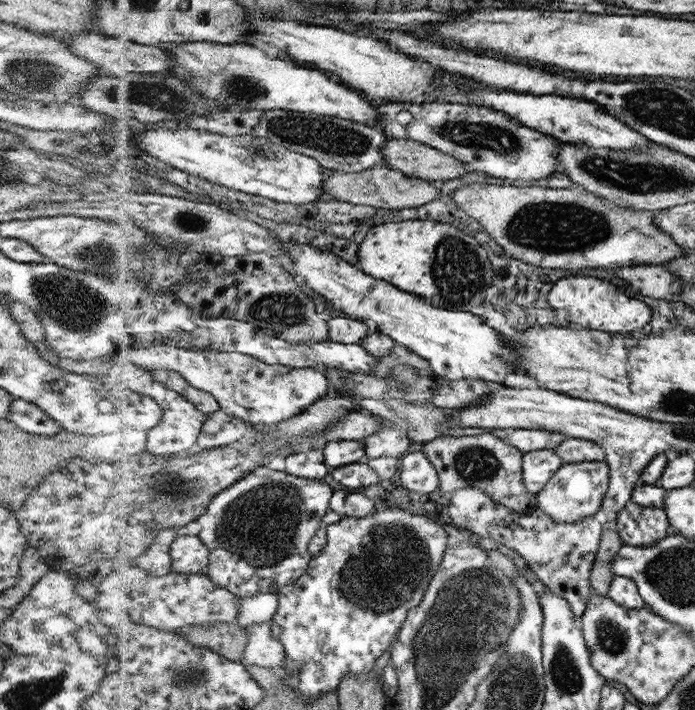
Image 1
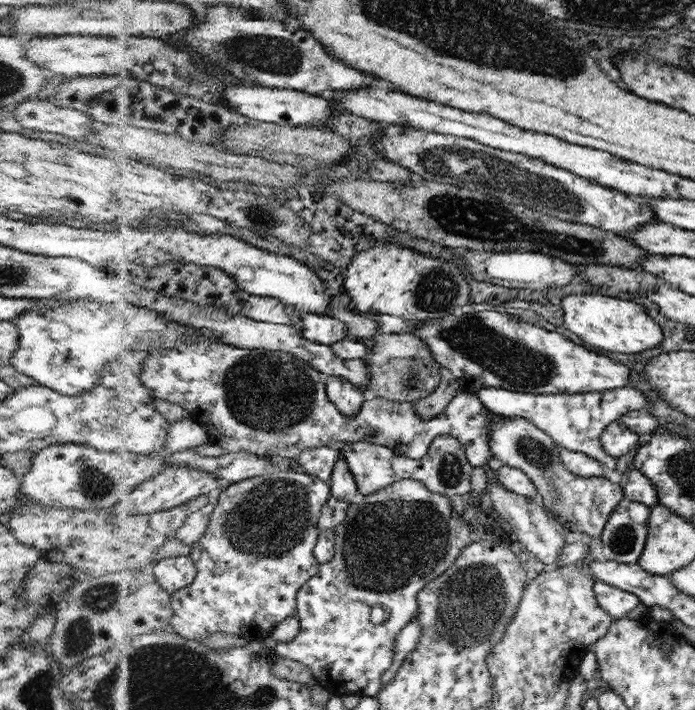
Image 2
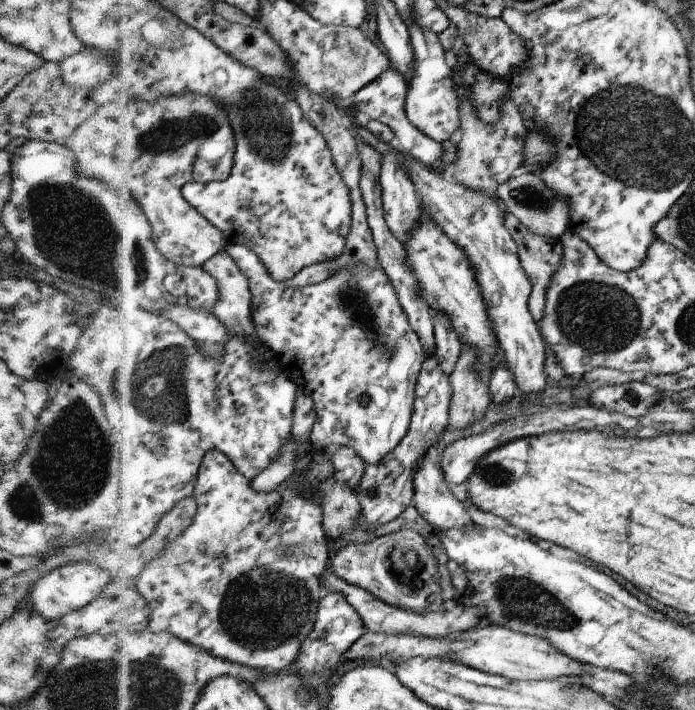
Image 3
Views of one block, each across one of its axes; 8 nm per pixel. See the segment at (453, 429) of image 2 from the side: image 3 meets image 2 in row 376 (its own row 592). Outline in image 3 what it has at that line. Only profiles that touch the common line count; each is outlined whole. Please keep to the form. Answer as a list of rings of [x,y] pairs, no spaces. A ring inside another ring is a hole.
[[[312,449],[313,460],[309,470],[301,472],[297,478],[291,477],[285,484],[281,484],[275,492],[255,492],[252,486],[252,480],[247,479],[229,458],[225,452],[221,450],[211,450],[204,459],[203,465],[199,471],[200,477],[196,485],[194,498],[199,504],[198,514],[195,516],[193,524],[187,528],[179,536],[175,538],[167,546],[167,550],[155,560],[151,560],[139,576],[135,577],[135,582],[138,590],[148,600],[149,607],[152,608],[152,618],[149,624],[149,629],[153,633],[171,632],[175,634],[178,639],[185,640],[199,648],[208,651],[213,656],[221,657],[225,660],[235,662],[235,664],[243,664],[259,671],[275,671],[283,670],[283,668],[291,668],[293,662],[297,662],[299,654],[301,654],[301,646],[307,640],[307,636],[315,630],[317,626],[317,612],[320,605],[323,603],[324,592],[321,588],[321,576],[325,574],[325,568],[329,567],[331,560],[331,553],[329,552],[329,544],[332,542],[325,534],[323,528],[324,512],[323,508],[317,504],[317,500],[313,500],[315,490],[309,492],[295,492],[295,484],[303,484],[307,482],[311,488],[319,488],[319,484],[327,478],[331,478],[336,474],[335,467],[333,466],[332,458],[329,451]]]

